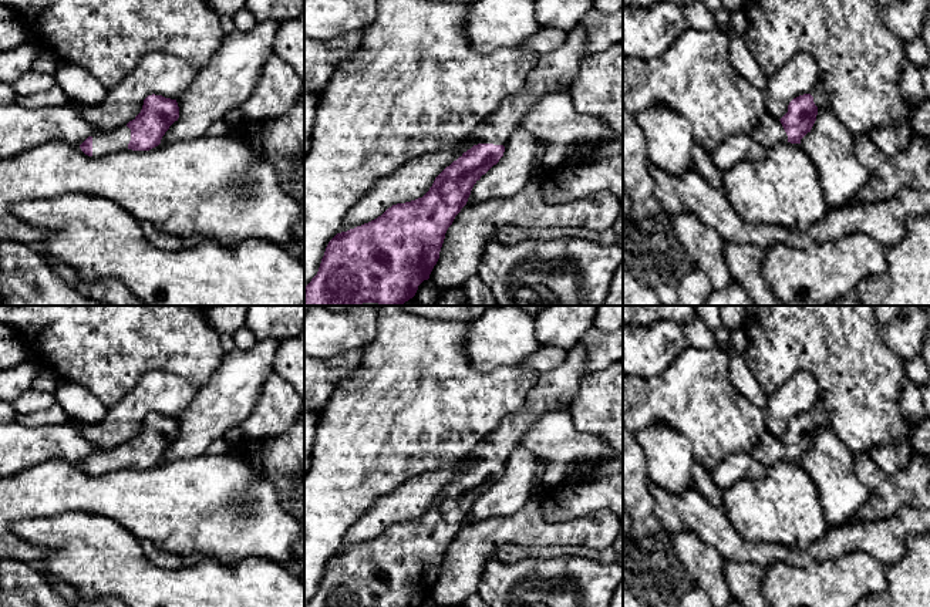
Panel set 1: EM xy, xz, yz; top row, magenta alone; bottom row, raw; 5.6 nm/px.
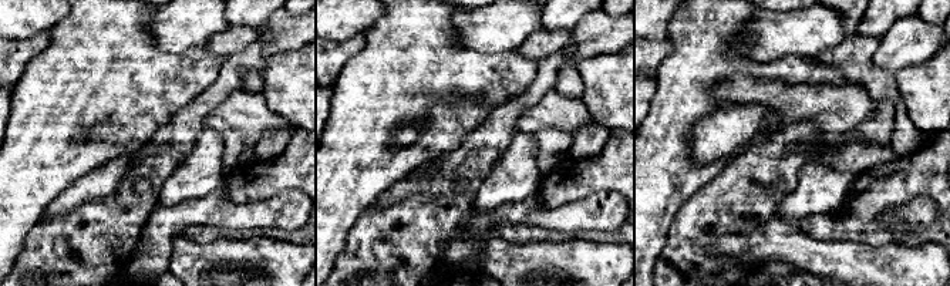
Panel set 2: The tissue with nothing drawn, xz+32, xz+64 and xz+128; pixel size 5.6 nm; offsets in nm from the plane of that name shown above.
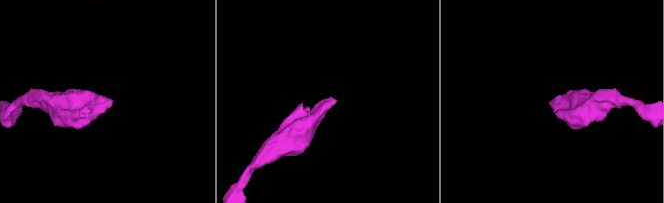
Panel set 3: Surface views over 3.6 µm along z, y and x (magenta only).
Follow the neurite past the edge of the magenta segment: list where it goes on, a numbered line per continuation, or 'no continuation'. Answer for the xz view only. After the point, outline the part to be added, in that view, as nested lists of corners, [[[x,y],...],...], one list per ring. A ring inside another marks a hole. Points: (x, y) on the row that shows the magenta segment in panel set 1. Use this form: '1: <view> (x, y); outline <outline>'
1: xz (556, 71); outline [[[577,24],[567,33],[566,43],[549,54],[539,57],[528,75],[525,90],[505,100],[493,112],[486,115],[466,138],[472,144],[503,145],[520,128],[528,111],[545,95],[569,91],[586,55],[584,30]]]

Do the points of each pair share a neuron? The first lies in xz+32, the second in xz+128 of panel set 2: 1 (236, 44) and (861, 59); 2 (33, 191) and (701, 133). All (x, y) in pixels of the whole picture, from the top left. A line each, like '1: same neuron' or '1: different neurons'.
1: same neuron
2: different neurons

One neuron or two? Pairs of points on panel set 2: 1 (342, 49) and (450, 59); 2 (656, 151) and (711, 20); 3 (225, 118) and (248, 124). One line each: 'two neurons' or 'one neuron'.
1: two neurons
2: one neuron
3: one neuron

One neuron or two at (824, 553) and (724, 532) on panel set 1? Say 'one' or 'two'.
one

